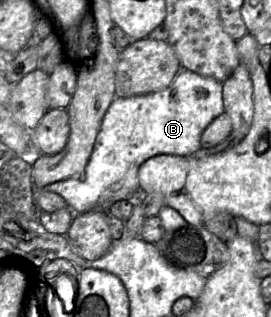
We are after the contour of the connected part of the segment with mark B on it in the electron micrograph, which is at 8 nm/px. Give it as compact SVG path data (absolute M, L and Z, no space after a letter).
M182 69L173 82L161 91L128 98L116 97L103 117L93 152L81 176L36 188L62 196L75 214L95 208L106 211L110 204L117 200L139 200L142 191L139 188L138 171L141 164L159 154L191 156L201 148L200 140L206 127L224 112L222 82Z

